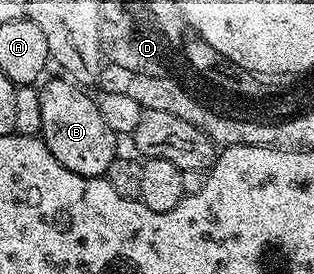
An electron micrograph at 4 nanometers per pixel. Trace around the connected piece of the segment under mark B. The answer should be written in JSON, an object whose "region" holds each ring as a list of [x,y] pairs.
{"region":[[[68,78],[52,80],[40,88],[42,98],[42,130],[40,136],[44,145],[74,174],[103,177],[107,173],[112,159],[118,155],[116,133],[106,126],[102,119],[99,103],[87,96],[81,85]]]}

